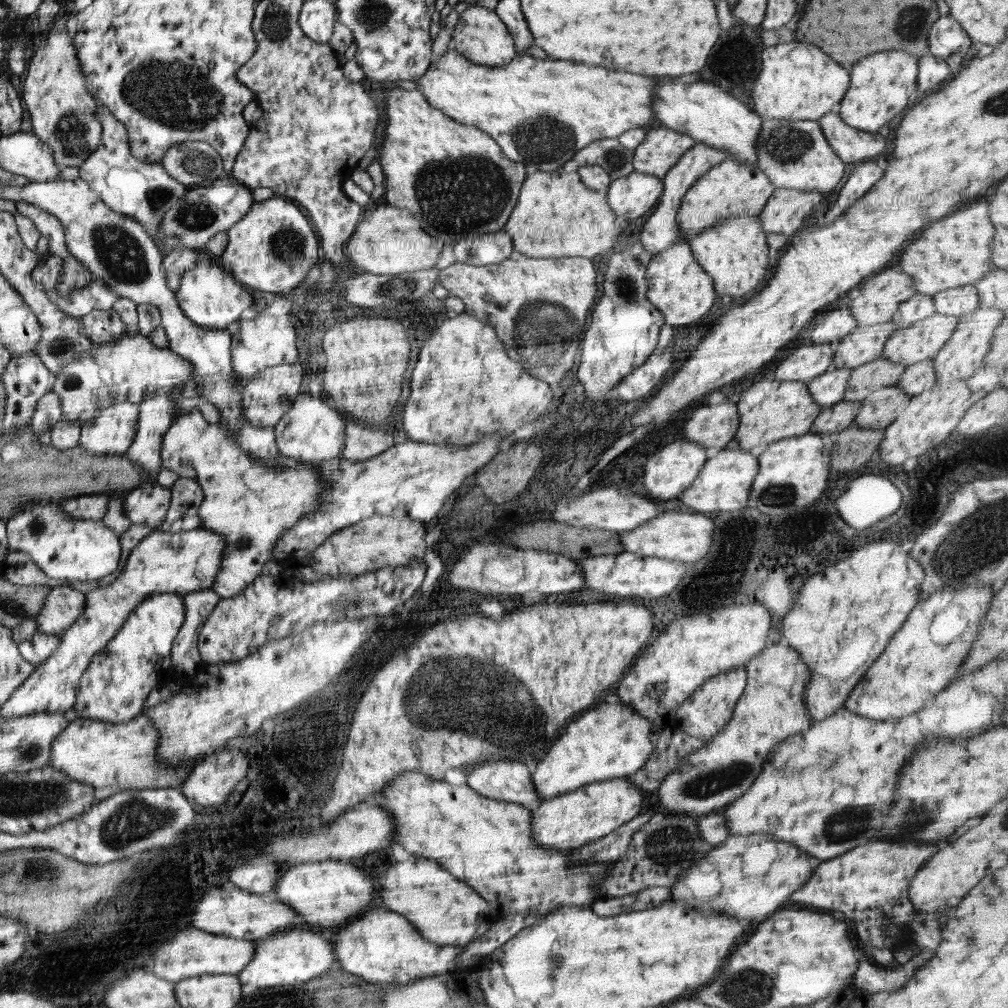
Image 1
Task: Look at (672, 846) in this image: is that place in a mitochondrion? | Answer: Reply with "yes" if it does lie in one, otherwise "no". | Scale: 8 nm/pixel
yes

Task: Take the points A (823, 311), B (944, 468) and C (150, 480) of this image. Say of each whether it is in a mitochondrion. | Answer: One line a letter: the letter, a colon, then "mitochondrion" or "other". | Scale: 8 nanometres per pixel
A: other
B: other
C: other

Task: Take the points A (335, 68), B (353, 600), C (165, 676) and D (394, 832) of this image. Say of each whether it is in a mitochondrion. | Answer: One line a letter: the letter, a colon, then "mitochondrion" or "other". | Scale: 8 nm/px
A: other
B: mitochondrion
C: other
D: other

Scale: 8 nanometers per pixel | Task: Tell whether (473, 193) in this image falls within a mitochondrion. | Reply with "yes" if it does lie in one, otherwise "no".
yes

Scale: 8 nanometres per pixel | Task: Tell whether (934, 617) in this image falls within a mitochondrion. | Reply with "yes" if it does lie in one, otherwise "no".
no

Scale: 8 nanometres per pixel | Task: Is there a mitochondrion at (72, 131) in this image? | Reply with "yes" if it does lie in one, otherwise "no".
yes

